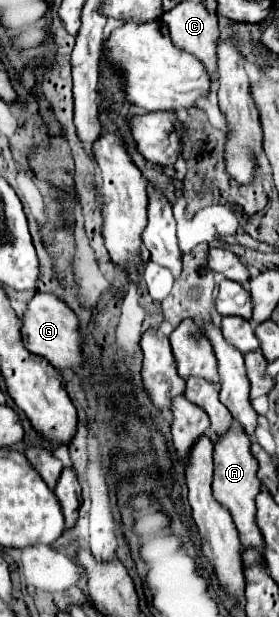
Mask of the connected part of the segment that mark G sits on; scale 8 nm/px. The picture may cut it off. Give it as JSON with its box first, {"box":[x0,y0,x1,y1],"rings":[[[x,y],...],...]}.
{"box":[22,293,82,369],"rings":[[[36,293],[32,297],[22,317],[22,339],[24,339],[24,347],[30,353],[46,357],[56,369],[64,369],[64,367],[76,369],[82,361],[78,317],[62,299],[58,299],[52,293]]]}

